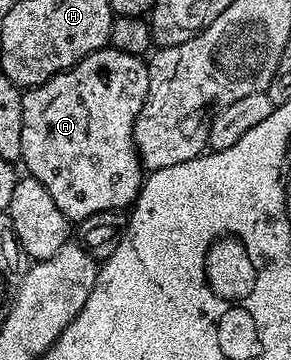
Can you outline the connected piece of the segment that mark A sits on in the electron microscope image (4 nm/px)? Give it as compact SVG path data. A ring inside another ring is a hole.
M111 46L100 48L73 68L59 72L45 84L29 88L22 102L22 154L27 175L33 176L46 190L62 214L70 222L90 218L90 214L119 212L131 209L140 187L144 185L145 169L136 153L134 122L148 97L148 66L141 57L126 54Z

